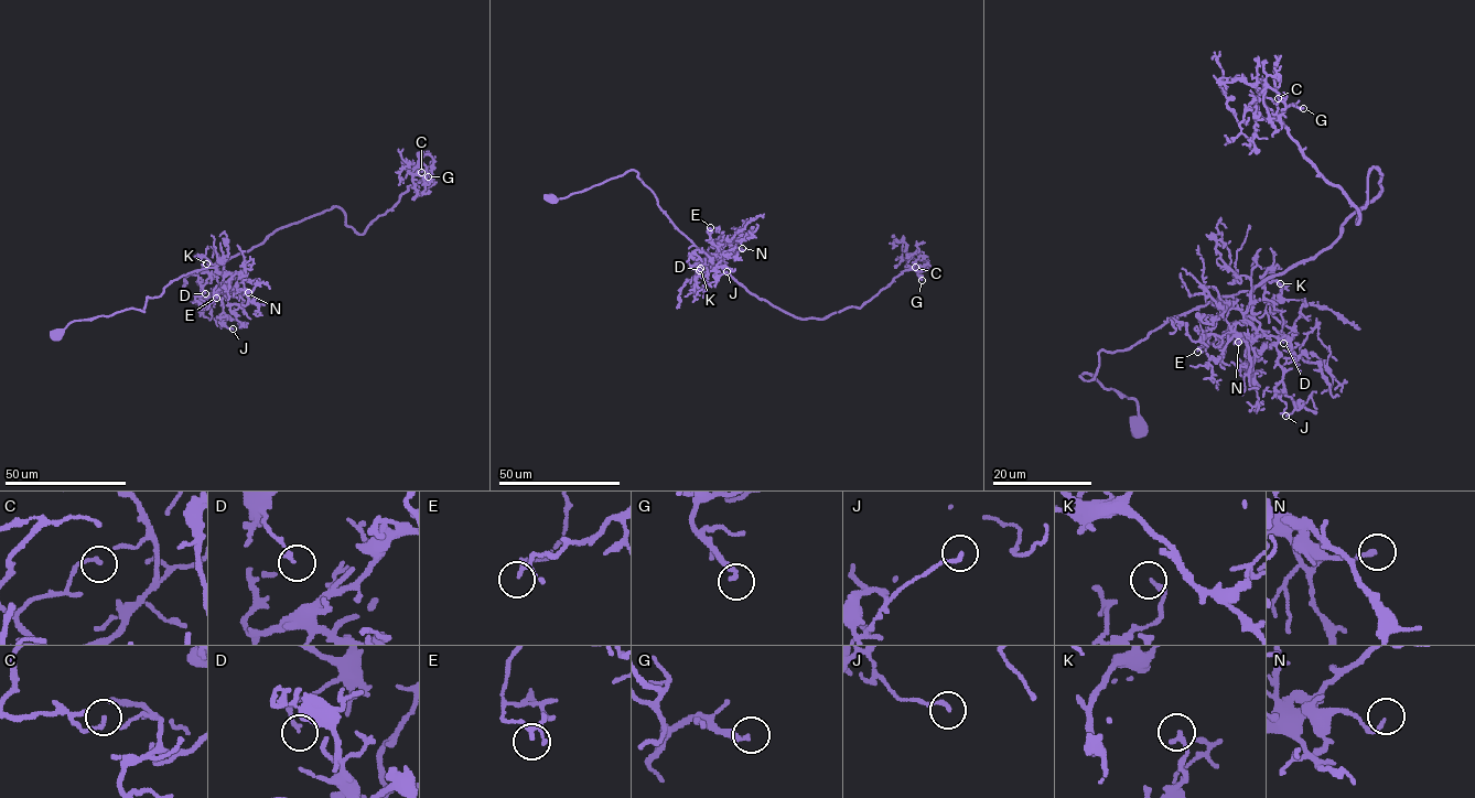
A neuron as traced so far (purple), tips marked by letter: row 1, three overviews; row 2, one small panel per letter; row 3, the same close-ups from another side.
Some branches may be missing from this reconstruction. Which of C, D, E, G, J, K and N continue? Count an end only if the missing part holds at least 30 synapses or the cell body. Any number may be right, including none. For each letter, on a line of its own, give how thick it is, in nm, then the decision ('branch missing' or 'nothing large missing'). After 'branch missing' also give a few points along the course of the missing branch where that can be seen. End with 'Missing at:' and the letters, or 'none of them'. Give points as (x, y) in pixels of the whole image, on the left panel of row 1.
C: 110 nm | nothing large missing
D: 140 nm | nothing large missing
E: 100 nm | nothing large missing
G: 200 nm | branch missing | (428, 176), (421, 154), (438, 157), (442, 164), (450, 159)
J: 150 nm | nothing large missing
K: 180 nm | nothing large missing
N: 160 nm | nothing large missing
Missing at: G

